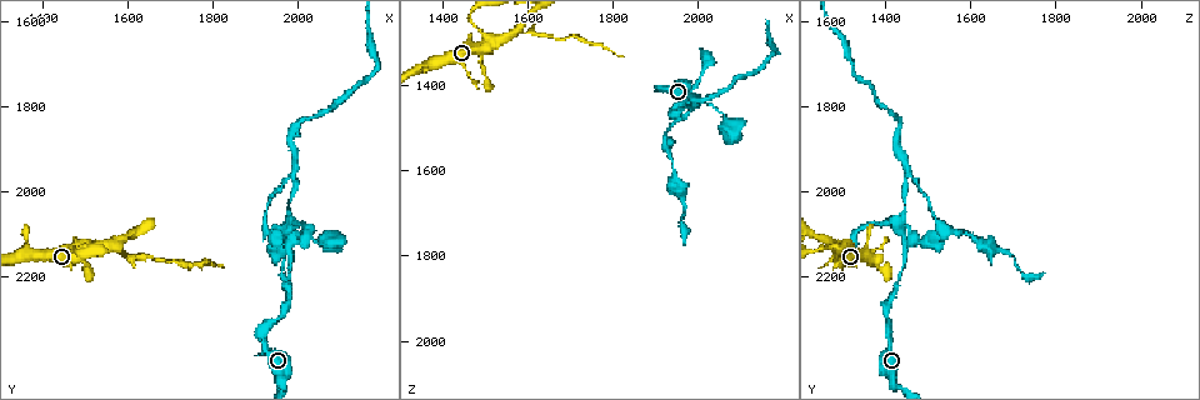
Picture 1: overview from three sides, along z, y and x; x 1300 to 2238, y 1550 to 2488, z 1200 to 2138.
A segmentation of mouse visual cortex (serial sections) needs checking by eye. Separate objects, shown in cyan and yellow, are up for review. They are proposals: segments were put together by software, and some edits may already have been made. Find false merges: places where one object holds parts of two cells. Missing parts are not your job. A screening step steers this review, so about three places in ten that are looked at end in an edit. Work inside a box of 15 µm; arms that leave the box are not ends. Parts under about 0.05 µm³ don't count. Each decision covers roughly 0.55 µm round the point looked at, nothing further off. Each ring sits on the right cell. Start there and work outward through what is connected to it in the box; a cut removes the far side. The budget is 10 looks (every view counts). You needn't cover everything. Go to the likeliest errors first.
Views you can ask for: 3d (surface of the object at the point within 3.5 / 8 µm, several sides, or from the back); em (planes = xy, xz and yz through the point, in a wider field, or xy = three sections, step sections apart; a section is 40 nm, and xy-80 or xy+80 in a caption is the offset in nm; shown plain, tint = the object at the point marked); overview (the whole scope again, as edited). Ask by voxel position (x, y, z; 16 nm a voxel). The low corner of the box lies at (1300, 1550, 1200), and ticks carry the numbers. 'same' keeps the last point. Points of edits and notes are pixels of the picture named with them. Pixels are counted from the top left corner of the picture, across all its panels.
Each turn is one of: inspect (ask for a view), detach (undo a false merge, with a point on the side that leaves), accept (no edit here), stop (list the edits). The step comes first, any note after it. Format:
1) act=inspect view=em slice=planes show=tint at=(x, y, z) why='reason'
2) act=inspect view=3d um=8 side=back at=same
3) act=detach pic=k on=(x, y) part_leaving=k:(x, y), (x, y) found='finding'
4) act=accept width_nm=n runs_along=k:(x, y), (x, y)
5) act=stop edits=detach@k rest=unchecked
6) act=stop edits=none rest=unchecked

act=inspect view=3d um=8 side=back at=(1515, 2140, 1300) why='four or more arms meet'

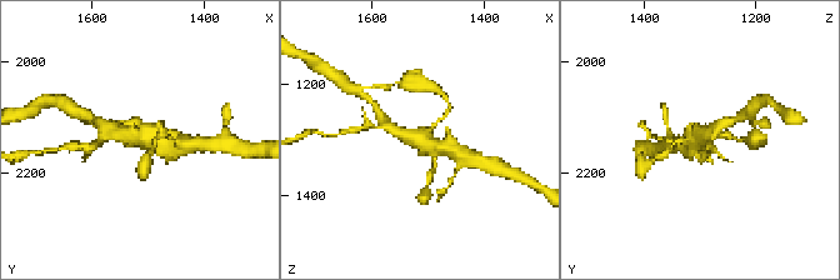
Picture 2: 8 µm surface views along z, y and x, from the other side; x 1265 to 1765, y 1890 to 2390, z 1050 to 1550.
act=inspect view=em slice=xy step=3 show=tint at=(1520, 2140, 1300)

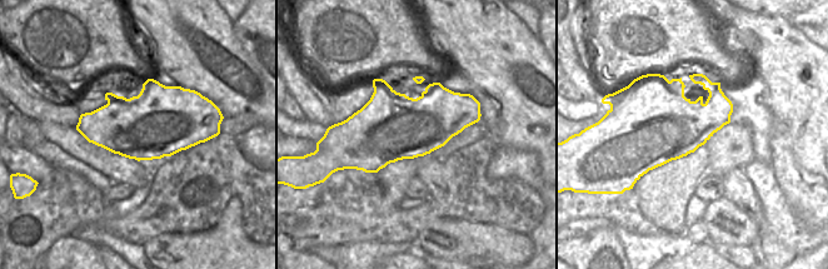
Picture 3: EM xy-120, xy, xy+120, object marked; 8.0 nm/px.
act=accept arm_widths_nm=150,150,350,450 runs_along=2:(451, 150), (401, 135), (388, 125) found='continuous, no second cell'

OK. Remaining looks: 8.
act=inspect view=3d um=8 side=back at=(1950, 2300, 1410) why='thin neck'

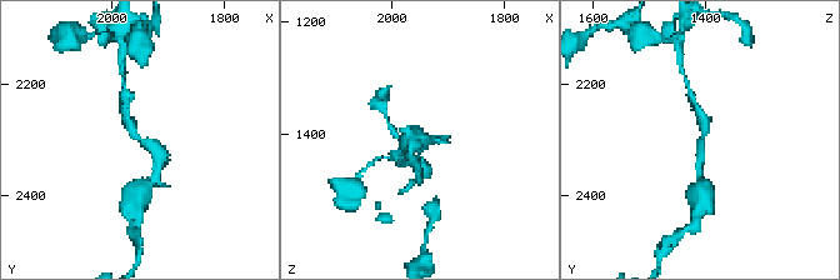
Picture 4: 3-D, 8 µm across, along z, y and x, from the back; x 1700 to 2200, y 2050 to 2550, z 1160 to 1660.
act=inspect view=3d um=3.5 side=back at=(1950, 2300, 1405)

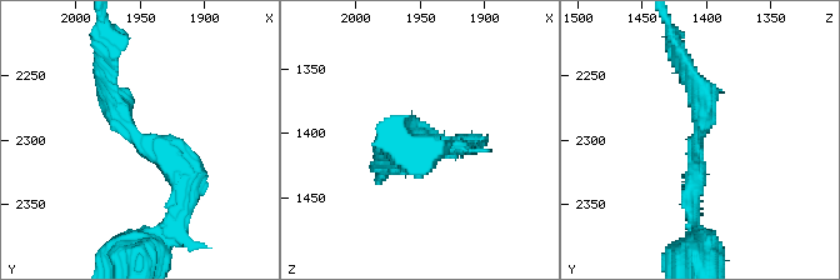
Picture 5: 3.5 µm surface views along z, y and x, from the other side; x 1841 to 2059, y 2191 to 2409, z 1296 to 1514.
act=inspect view=em slice=xy step=1 show=tint at=(1952, 2294, 1404)

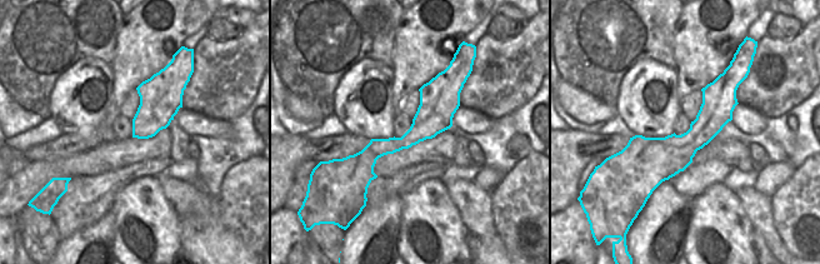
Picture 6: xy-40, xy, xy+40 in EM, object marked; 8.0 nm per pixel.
act=accept width_nm=300 runs_along=6:(449, 79), (436, 110), (366, 162), (366, 179) found='all the same cell'

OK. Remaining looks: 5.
act=inspect view=3d um=3.5 at=(1995, 2115, 1445) why='looks like a crossing'

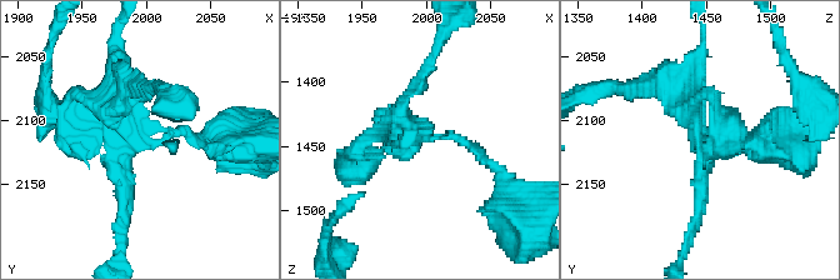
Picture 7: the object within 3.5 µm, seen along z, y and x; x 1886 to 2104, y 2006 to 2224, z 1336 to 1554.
act=inspect view=em slice=xy step=3 show=plain at=(1986, 2118, 1448) arms=4 arm_widths_nm=100,150,300,350 why='shape alone is not enough'

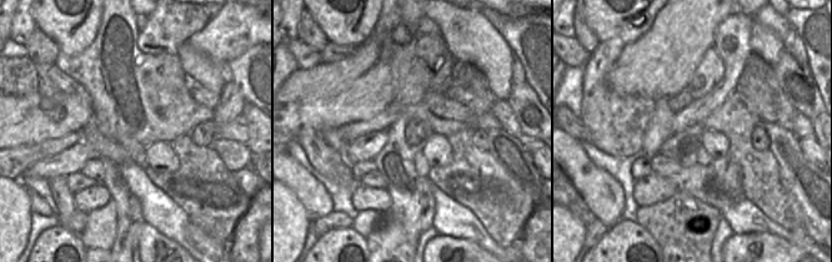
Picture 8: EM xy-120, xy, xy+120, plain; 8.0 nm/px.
act=inspect view=em slice=xy step=3 show=tint at=same why='with the object marked'

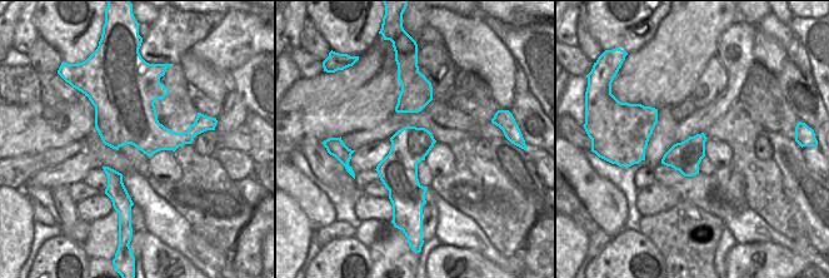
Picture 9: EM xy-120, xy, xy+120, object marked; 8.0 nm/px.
act=accept runs_along=7:(124, 221), (120, 68) found='one cell here'

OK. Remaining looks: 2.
act=inspect view=3d um=8 at=(1990, 1955, 1455) why='three arms meet'

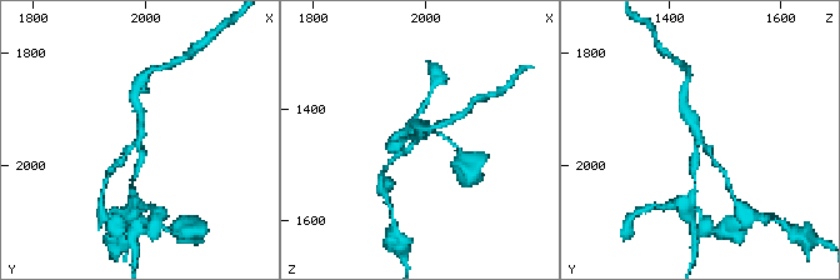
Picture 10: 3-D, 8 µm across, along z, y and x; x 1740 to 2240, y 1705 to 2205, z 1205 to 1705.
act=inspect view=em slice=xy step=3 show=tint at=(1990, 1955, 1455) arms=3 arm_widths_nm=150,200,250

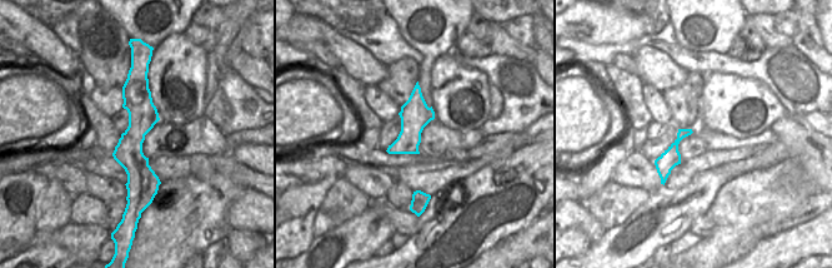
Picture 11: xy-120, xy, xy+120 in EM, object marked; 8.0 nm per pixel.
act=accept runs_along=11:(143, 73), (130, 200) found='continuous, no second cell'

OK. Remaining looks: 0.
act=stop edits=none rest=unchecked

